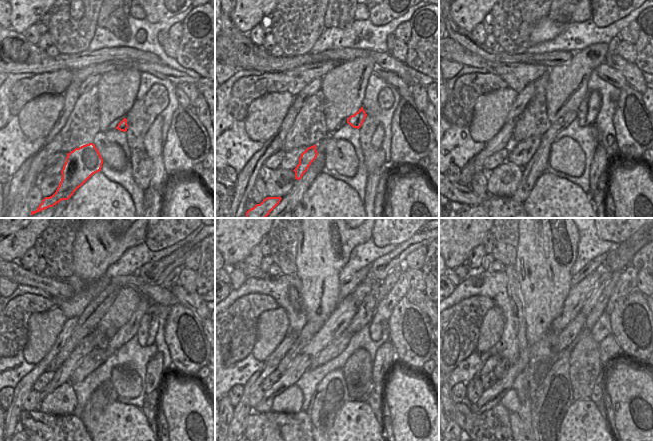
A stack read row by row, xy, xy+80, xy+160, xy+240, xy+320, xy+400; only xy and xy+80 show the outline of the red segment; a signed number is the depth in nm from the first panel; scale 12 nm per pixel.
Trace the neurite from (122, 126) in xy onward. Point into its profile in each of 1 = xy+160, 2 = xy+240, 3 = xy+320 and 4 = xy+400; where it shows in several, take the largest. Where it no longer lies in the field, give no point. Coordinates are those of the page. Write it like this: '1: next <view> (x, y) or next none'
1: next xy+160 (588, 110)
2: next xy+240 (149, 324)
3: next xy+320 (383, 310)
4: next xy+400 (628, 280)

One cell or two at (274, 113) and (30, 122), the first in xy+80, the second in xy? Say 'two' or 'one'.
one

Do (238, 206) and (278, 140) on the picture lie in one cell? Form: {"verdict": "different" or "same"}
{"verdict": "same"}

